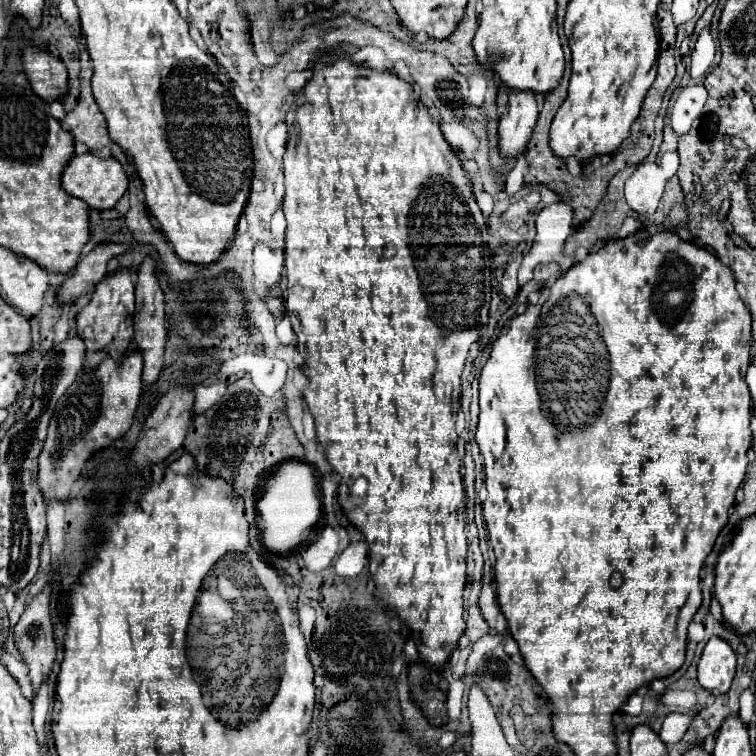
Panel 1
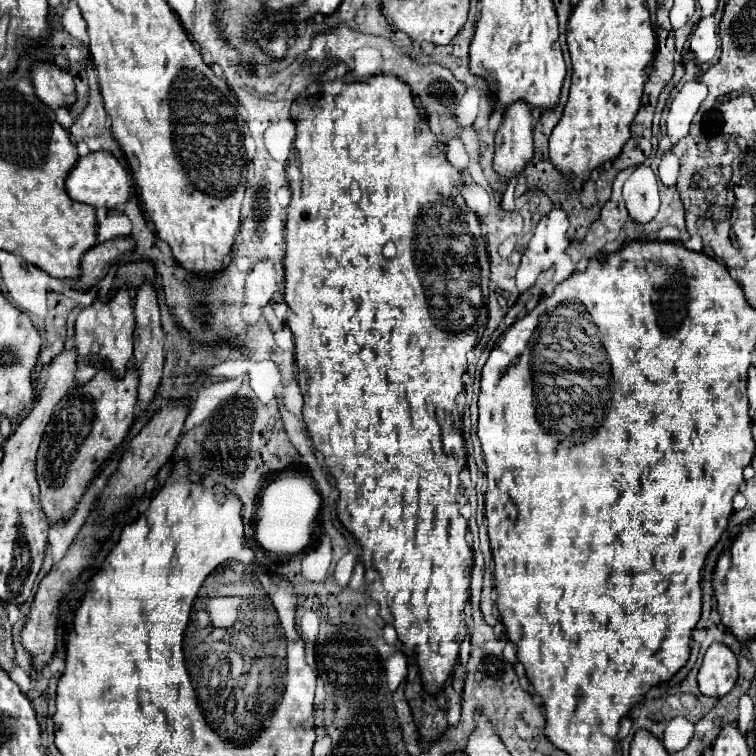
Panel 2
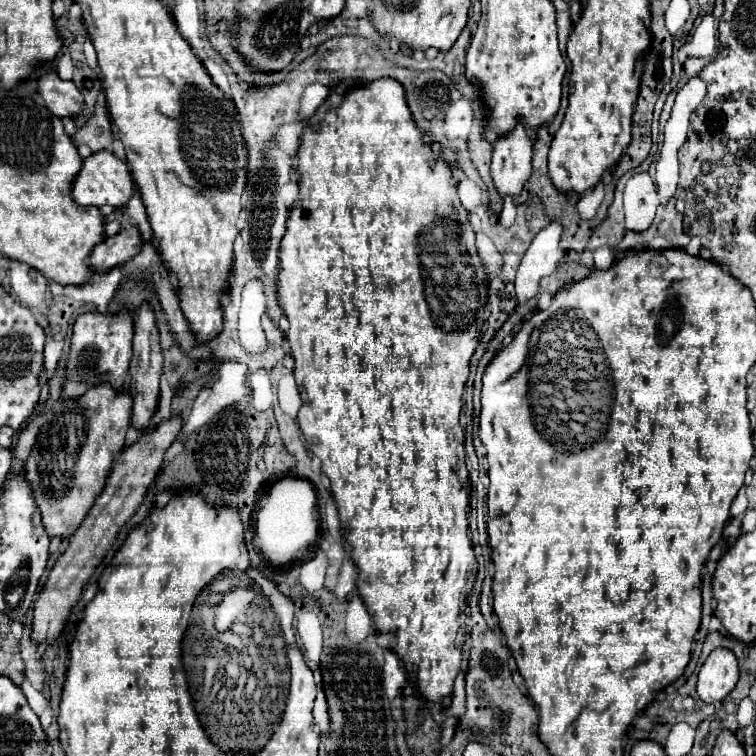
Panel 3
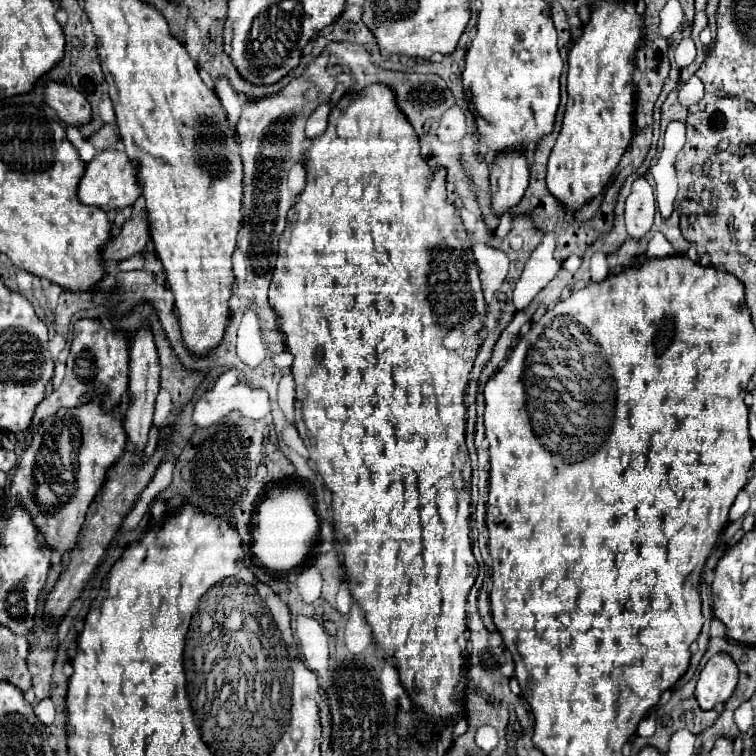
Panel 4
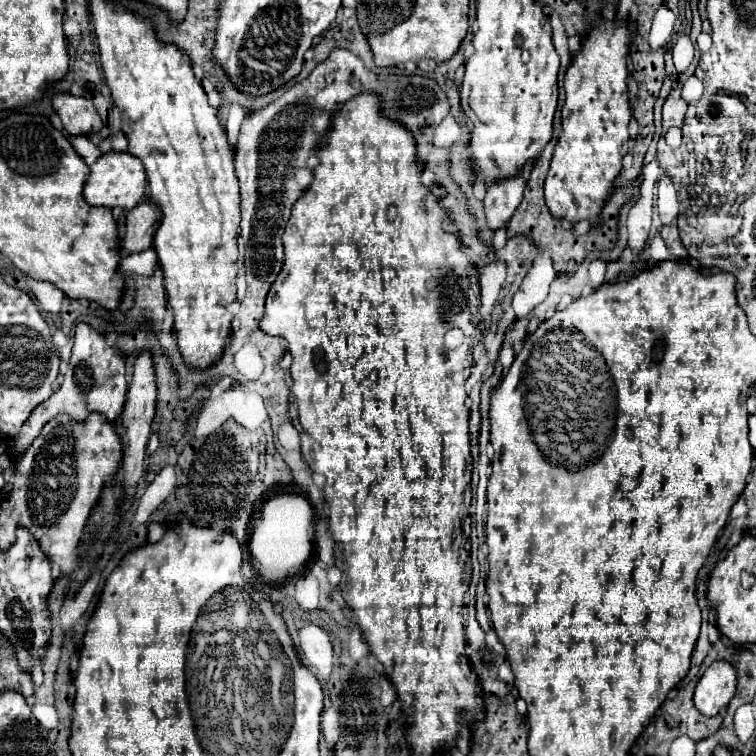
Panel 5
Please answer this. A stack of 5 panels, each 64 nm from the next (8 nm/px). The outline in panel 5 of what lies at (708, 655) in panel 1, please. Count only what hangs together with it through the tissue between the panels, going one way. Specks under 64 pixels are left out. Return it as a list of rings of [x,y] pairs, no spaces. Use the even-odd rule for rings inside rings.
[[[712,662],[698,680],[694,692],[694,704],[702,716],[716,716],[720,708],[726,708],[736,692],[736,672],[724,662]]]

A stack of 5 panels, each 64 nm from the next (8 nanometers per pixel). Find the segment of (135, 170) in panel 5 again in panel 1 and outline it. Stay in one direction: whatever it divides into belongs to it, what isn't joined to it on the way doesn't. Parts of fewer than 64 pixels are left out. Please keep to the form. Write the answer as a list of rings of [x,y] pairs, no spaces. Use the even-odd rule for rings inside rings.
[[[86,152],[82,156],[74,156],[72,162],[66,166],[62,176],[62,188],[70,196],[84,200],[94,210],[108,210],[114,208],[116,202],[126,194],[128,178],[122,164],[116,158],[100,158],[92,152]]]

